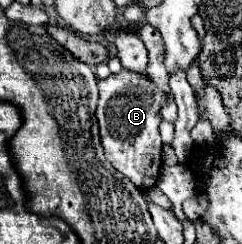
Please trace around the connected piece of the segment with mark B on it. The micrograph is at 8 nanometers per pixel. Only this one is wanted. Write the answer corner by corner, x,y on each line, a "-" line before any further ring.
128,70
98,80
98,90
100,100
96,118
100,124
100,140
108,162
118,172
128,176
140,190
150,190
156,186
162,170
162,138
158,126
162,120
160,106
166,98
164,92
144,74
128,74

